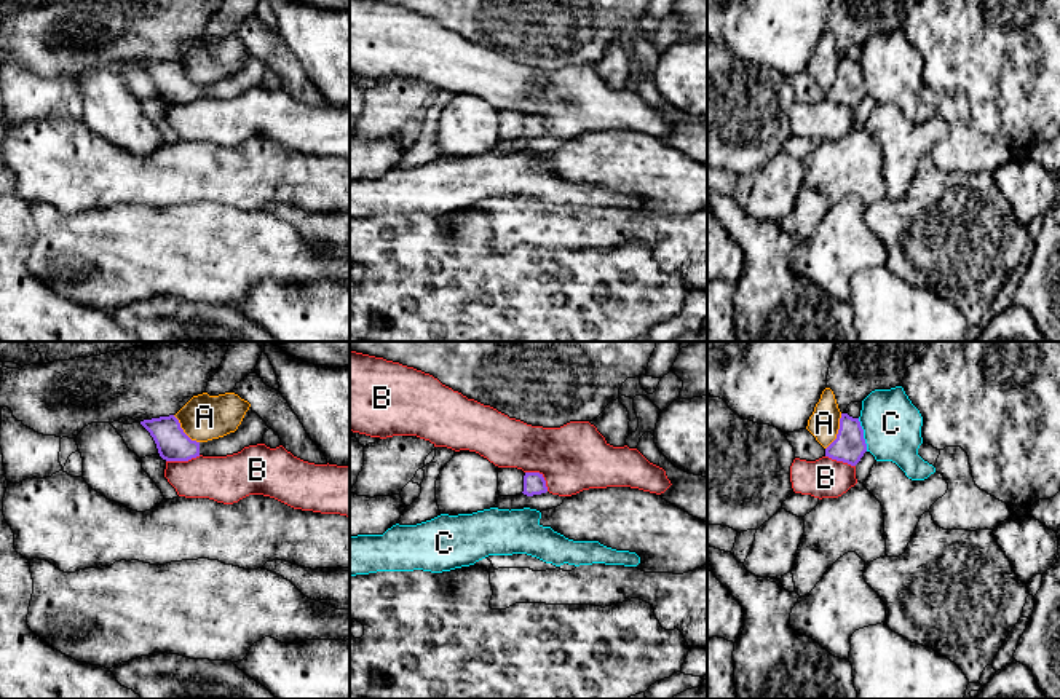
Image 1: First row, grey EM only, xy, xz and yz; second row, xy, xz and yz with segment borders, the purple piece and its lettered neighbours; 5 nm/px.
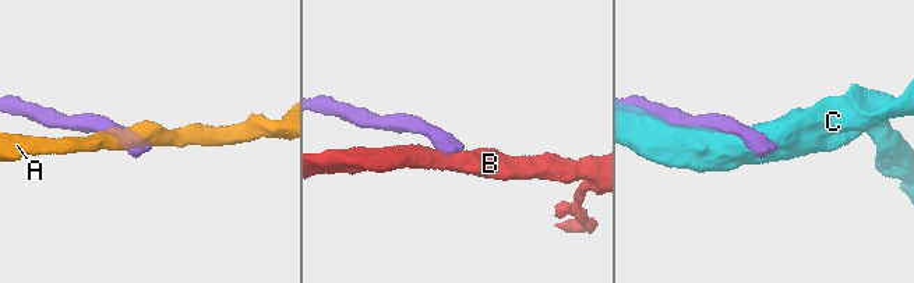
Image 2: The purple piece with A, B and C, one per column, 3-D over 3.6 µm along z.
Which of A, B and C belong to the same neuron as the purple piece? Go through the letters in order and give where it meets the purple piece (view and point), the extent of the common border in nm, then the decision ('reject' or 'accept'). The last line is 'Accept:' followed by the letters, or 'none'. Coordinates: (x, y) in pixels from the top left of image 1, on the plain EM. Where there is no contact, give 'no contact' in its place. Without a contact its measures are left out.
A: contact yz (838, 74); length 200 nm; reject
B: contact xy (182, 102); length 180 nm; reject
C: contact yz (862, 77); length 180 nm; reject
Accept: none

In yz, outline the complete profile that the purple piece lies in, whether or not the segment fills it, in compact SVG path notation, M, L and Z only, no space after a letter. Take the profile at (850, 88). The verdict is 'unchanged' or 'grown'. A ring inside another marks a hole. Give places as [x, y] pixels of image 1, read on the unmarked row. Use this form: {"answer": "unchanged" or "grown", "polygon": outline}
{"answer": "unchanged", "polygon": "M841 56L837 81L825 91L825 99L856 109L865 94L867 86L859 61Z"}

